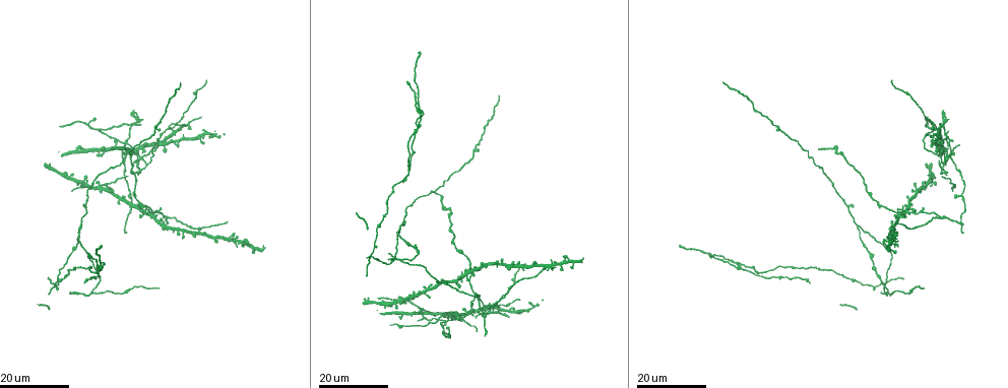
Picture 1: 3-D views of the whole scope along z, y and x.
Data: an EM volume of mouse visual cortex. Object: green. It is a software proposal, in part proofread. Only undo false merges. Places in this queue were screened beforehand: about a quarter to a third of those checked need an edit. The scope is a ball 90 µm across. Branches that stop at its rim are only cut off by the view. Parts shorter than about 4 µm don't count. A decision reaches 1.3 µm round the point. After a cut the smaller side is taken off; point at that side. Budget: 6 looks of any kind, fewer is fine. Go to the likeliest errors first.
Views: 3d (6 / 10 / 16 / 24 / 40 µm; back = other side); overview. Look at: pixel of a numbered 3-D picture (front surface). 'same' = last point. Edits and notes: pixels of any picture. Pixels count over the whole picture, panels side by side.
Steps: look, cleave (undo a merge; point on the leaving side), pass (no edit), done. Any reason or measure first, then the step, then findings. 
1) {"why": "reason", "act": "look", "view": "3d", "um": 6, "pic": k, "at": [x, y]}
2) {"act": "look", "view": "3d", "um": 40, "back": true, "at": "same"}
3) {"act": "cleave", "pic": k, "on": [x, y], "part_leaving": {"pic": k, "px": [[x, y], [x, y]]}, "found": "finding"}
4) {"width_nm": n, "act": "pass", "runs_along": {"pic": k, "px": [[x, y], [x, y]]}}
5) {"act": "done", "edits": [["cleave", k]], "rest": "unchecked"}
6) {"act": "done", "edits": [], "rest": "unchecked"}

{"act": "look", "view": "3d", "um": 16, "pic": 1, "at": [170, 126]}

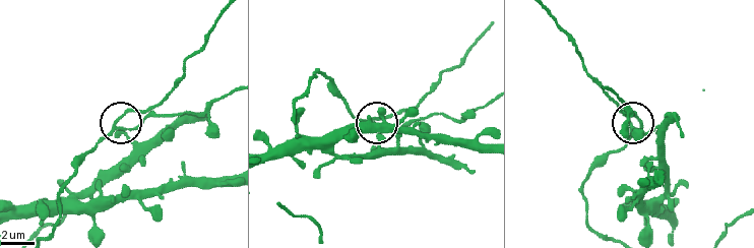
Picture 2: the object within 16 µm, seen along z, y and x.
{"why": "zoom in", "act": "look", "view": "3d", "um": 6, "pic": 2, "at": [116, 122]}

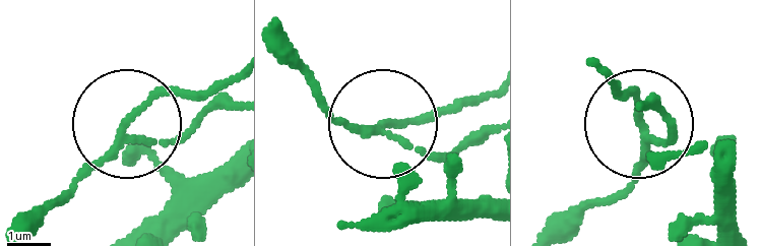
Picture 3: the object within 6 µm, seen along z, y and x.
{"arms": 3, "act": "cleave", "pic": 3, "on": [177, 136], "found": "a second neuron is stuck on"}

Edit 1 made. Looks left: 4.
{"act": "look", "view": "overview"}

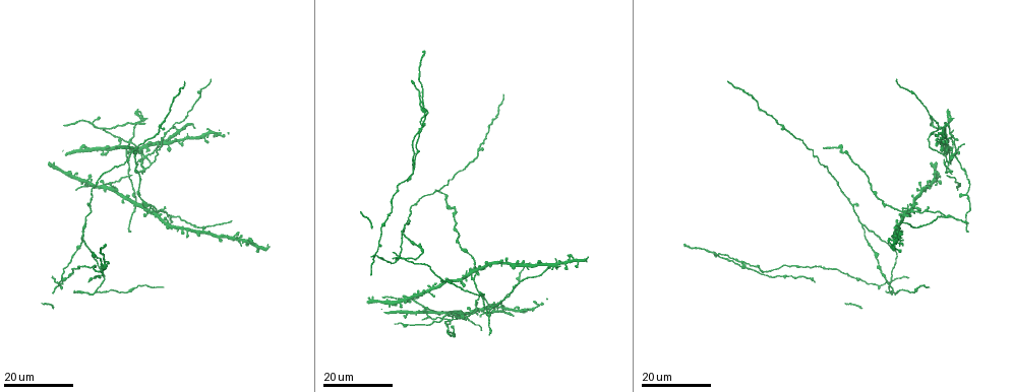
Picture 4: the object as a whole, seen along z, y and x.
{"why": "three-way junction", "act": "look", "view": "3d", "um": 16, "pic": 4, "at": [468, 276]}

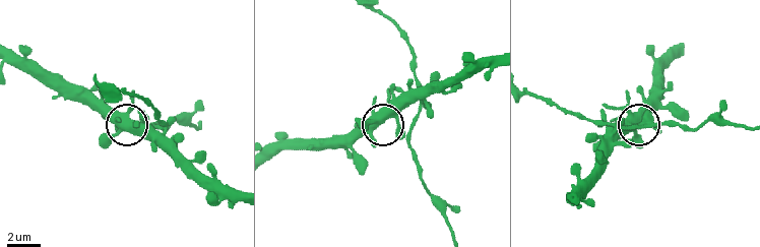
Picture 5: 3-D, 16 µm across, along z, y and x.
{"act": "look", "view": "3d", "um": 6, "pic": 5, "at": [395, 115]}

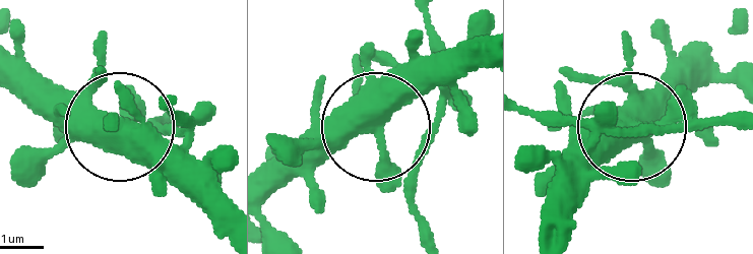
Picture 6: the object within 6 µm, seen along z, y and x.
{"arms": 3, "act": "pass", "found": "one neuron here"}

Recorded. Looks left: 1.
{"act": "done", "edits": [["cleave", 3]], "rest": "unchecked"}

